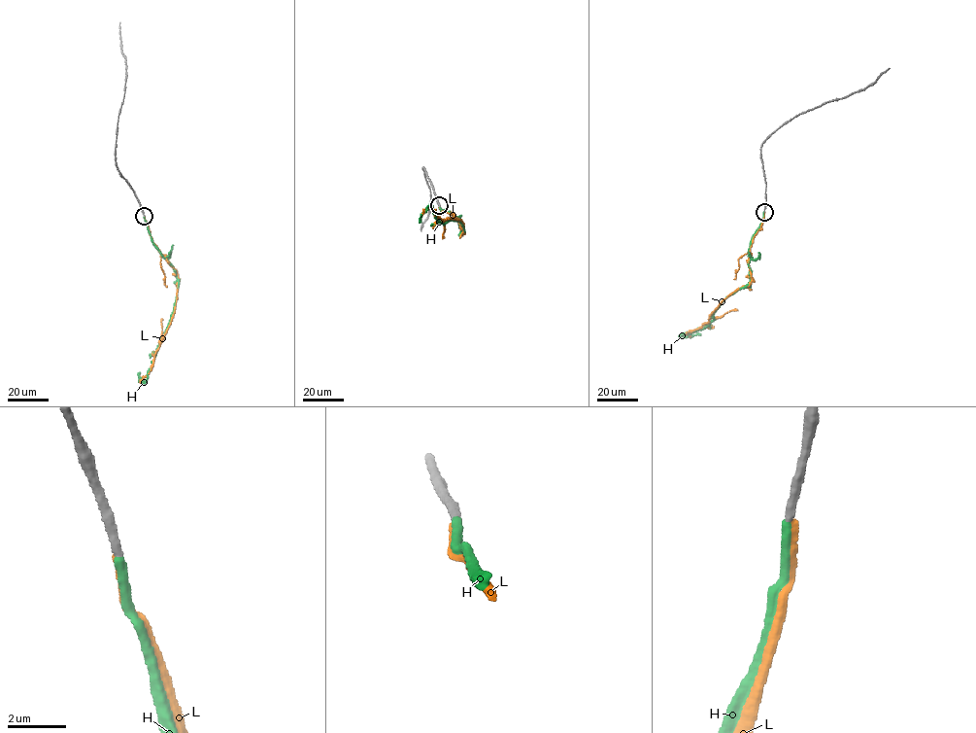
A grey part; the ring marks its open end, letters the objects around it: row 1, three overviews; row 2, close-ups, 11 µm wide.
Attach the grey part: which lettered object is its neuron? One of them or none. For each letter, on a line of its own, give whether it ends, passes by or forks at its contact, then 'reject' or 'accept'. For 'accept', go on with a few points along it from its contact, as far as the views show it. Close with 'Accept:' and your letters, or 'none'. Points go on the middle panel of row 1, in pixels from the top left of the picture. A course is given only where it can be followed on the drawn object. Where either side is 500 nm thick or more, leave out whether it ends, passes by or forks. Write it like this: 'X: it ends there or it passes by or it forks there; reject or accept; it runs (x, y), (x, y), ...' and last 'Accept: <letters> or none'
H: it ends there; accept; it runs (439, 206), (464, 230), (459, 221), (444, 224), (437, 220), (430, 205), (420, 223)
L: it ends there; reject
Accept: H

